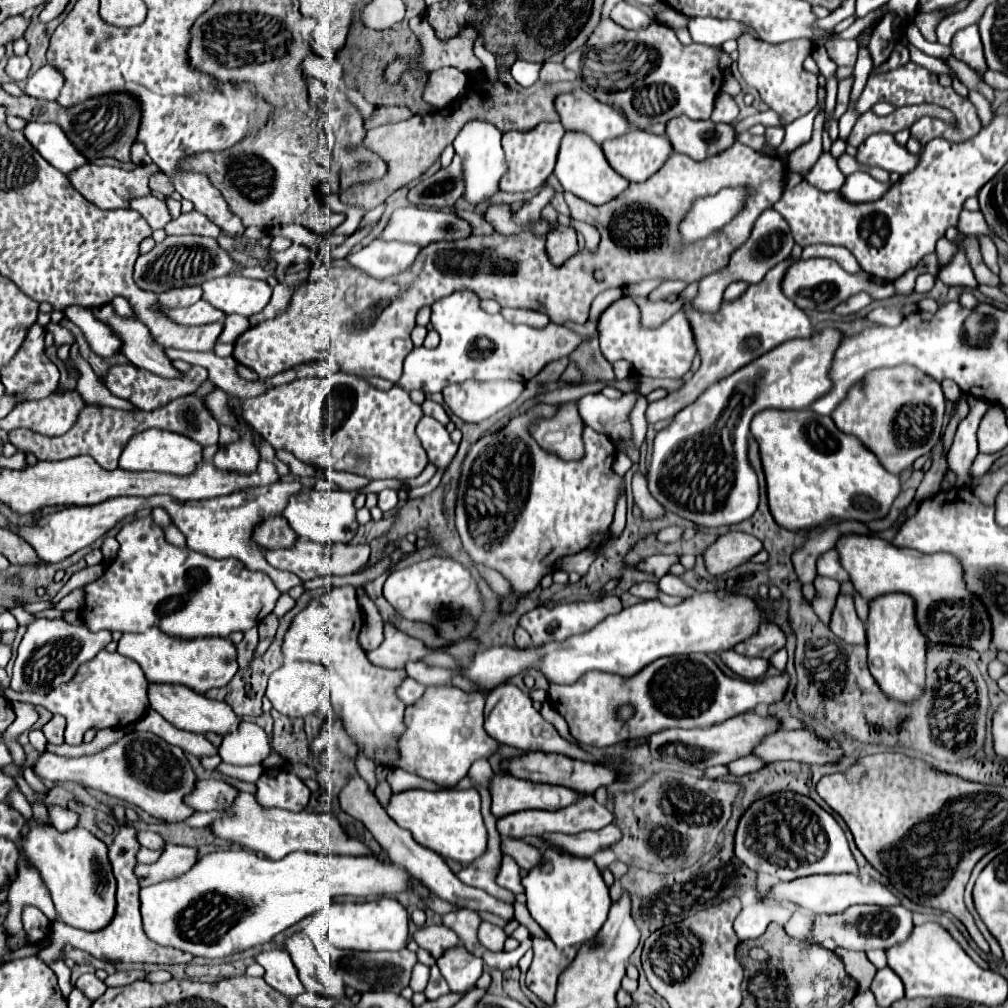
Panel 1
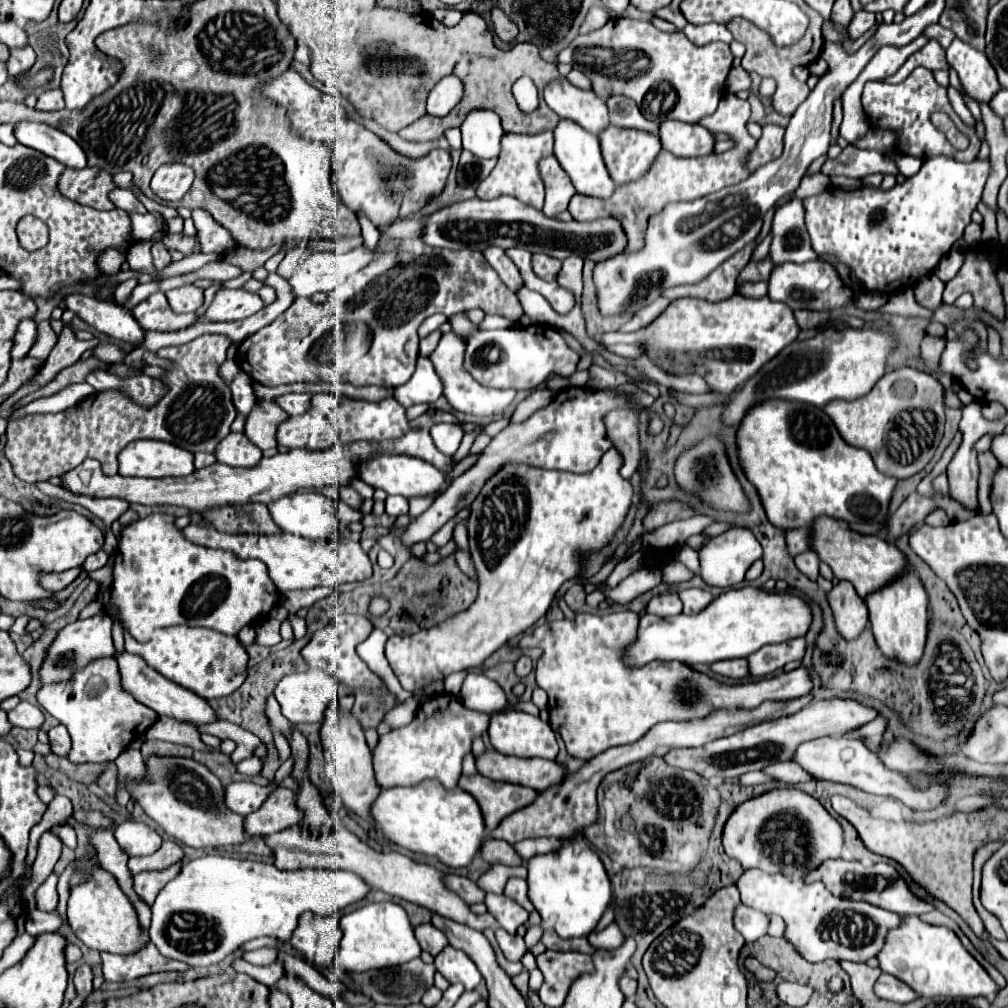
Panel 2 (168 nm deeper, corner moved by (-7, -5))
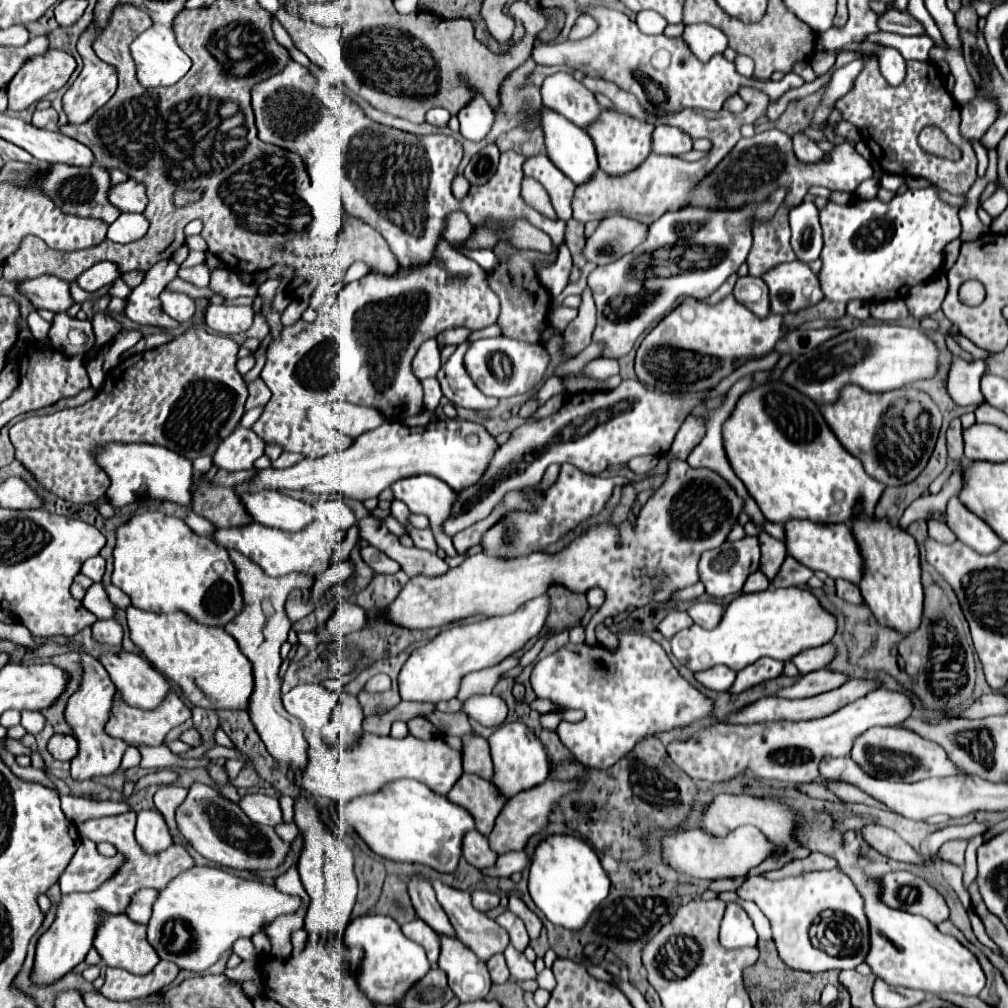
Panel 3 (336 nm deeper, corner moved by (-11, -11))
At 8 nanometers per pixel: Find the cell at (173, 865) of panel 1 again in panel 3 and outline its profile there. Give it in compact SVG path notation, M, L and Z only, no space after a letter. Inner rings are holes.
M143 888L137 892L137 896L133 896L129 908L125 910L125 914L131 916L131 920L139 922L139 924L147 924L147 920L151 918L153 912L153 904L159 896L159 890L155 888Z

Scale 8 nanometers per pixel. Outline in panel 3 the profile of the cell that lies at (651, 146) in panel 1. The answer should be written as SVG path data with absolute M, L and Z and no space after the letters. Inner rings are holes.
M603 110L603 116L595 124L591 124L591 128L587 128L587 134L591 134L593 144L597 148L599 168L609 176L623 176L639 168L645 162L645 158L651 154L653 130L655 126L645 120L637 120L617 110Z

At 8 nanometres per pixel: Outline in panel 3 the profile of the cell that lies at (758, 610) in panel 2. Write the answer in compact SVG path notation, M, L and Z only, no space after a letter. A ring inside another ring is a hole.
M775 588L737 596L725 608L721 622L713 630L693 624L677 632L669 642L673 656L693 672L701 672L717 664L743 670L763 656L789 660L805 648L827 644L835 630L835 616L823 610L819 600L807 588Z

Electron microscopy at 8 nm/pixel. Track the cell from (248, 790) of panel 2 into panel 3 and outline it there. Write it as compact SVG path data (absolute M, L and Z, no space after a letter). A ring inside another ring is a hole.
M245 794L239 800L239 808L259 824L275 826L281 820L281 808L277 798L265 796L265 794Z

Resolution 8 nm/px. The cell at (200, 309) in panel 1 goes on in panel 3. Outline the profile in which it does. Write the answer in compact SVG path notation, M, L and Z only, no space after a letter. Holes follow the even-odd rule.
M162 260L153 265L145 274L143 282L133 288L127 298L125 316L141 326L159 326L165 330L179 328L179 322L167 316L161 308L159 294L177 276L178 265L172 260Z

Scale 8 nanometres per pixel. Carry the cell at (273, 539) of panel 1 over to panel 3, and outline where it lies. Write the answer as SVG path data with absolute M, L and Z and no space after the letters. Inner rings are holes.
M209 482L201 484L195 490L193 512L207 518L215 528L245 526L255 522L239 502L239 496L233 488L213 488Z

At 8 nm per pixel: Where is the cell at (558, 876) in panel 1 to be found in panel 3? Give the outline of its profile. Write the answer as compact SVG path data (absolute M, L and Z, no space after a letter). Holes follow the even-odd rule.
M549 836L547 844L539 844L531 862L531 870L529 870L529 894L535 902L535 906L545 914L545 918L549 922L553 922L555 926L567 928L567 930L583 930L585 924L589 922L591 914L595 912L595 908L609 896L609 876L605 874L599 856L593 852L593 848L575 838L575 836Z

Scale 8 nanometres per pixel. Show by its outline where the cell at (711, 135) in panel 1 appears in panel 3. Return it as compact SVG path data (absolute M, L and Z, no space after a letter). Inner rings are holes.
M659 124L653 132L653 154L679 156L693 150L693 140L689 134L675 126Z

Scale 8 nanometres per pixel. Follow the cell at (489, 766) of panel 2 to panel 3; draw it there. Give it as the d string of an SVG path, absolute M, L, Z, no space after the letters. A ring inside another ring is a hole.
M477 734L463 738L463 770L485 780L493 780L493 760L489 754L489 744Z

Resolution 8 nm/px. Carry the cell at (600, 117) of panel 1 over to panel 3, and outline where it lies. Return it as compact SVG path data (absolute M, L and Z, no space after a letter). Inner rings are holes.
M567 72L549 76L541 86L541 96L545 108L559 112L579 128L587 128L597 122L603 112L593 92L583 88L583 84Z

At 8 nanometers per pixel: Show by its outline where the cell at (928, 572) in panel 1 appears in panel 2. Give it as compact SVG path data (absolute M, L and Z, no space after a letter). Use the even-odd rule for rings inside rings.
M815 518L815 522L811 522L809 528L811 528L811 550L819 556L821 562L831 566L835 578L849 580L861 598L883 588L887 582L891 582L907 568L907 560L903 552L897 550L897 546L881 540L879 536L859 534L851 530L849 524L843 520Z

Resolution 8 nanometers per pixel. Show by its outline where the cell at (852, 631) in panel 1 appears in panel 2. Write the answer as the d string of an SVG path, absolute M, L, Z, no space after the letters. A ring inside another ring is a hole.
M839 580L831 592L829 592L829 604L835 614L837 630L843 638L857 638L863 628L867 626L867 606L859 594L855 594L855 588L847 580Z

